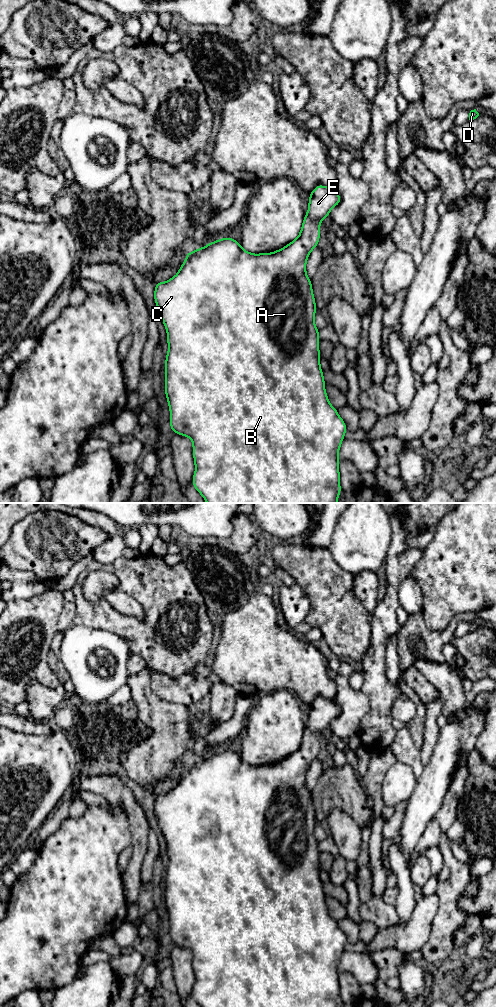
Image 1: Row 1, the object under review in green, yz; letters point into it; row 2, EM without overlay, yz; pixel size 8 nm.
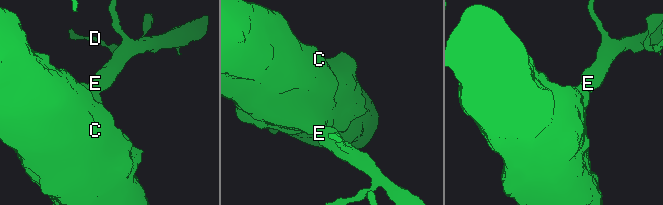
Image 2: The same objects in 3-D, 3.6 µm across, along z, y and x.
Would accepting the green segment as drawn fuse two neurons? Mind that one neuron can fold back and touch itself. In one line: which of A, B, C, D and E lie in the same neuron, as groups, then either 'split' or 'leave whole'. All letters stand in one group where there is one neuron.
A B C D E; leave whole

